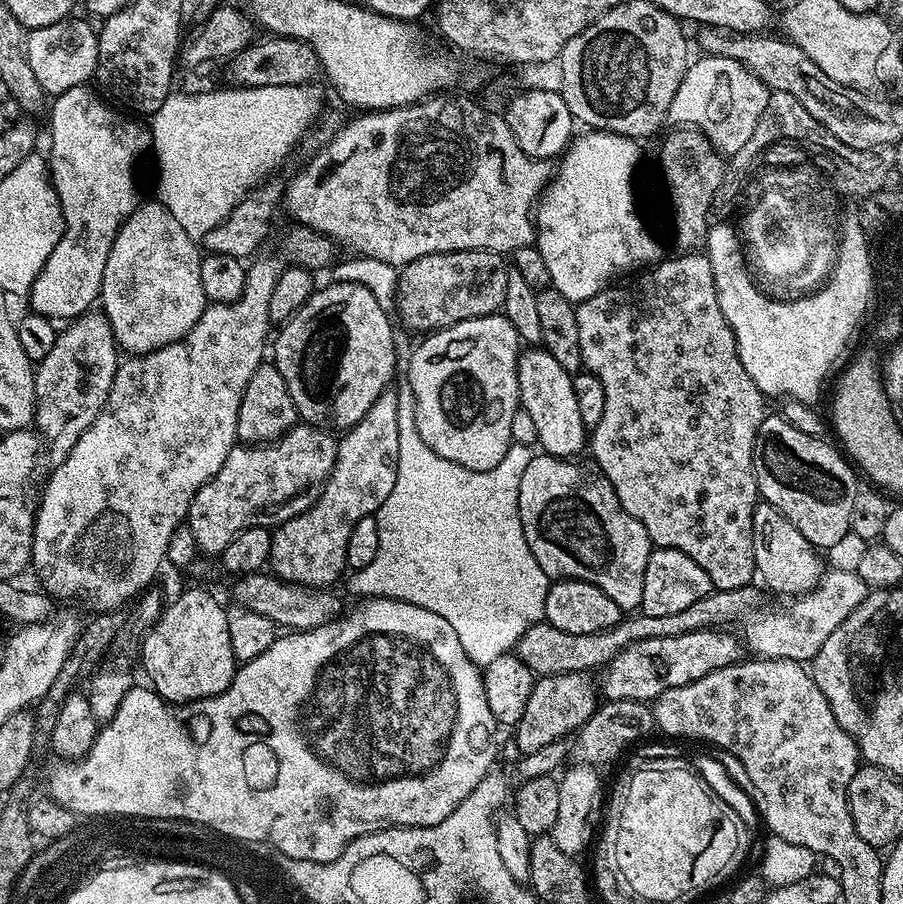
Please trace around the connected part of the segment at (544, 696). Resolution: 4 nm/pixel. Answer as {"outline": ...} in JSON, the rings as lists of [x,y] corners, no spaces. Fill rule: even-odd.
{"outline":[[[575,672],[561,676],[542,676],[533,683],[526,710],[522,710],[522,718],[514,726],[517,753],[533,752],[542,746],[550,746],[550,742],[569,737],[596,713],[598,692],[593,681],[591,684],[588,680],[591,679],[585,673]]]}

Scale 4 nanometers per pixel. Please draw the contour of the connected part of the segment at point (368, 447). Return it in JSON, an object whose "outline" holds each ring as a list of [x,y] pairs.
{"outline":[[[386,390],[380,395],[374,402],[374,406],[370,406],[370,410],[366,410],[364,417],[358,421],[354,427],[347,429],[339,437],[337,443],[337,456],[336,461],[333,463],[333,468],[326,480],[324,480],[322,487],[318,495],[313,499],[312,505],[305,510],[302,514],[298,514],[294,518],[287,520],[285,524],[276,524],[274,531],[272,532],[272,560],[276,569],[274,569],[275,575],[281,580],[289,580],[291,584],[305,584],[307,588],[326,588],[335,585],[335,580],[340,575],[343,577],[346,572],[346,542],[350,539],[350,530],[354,530],[355,524],[358,523],[358,518],[363,516],[371,516],[382,506],[382,502],[386,502],[386,498],[390,498],[390,490],[394,490],[394,482],[398,478],[398,398],[395,391]]]}

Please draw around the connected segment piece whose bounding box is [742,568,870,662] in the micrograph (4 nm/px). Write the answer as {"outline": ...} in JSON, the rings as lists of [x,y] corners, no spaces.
{"outline":[[[837,568],[825,571],[820,581],[802,596],[785,599],[771,606],[765,606],[759,612],[752,613],[743,621],[743,643],[747,651],[753,657],[766,660],[799,660],[811,662],[826,646],[826,638],[862,606],[870,589],[858,574],[850,570],[838,570]]]}

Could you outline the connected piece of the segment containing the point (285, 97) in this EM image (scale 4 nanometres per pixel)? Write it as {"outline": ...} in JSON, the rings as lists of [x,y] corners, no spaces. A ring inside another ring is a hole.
{"outline":[[[312,84],[225,89],[225,92],[196,92],[193,96],[173,91],[151,117],[151,151],[156,152],[156,164],[160,167],[158,199],[194,241],[218,226],[250,189],[265,183],[275,173],[272,171],[291,154],[308,123],[320,112],[320,92]]]}

